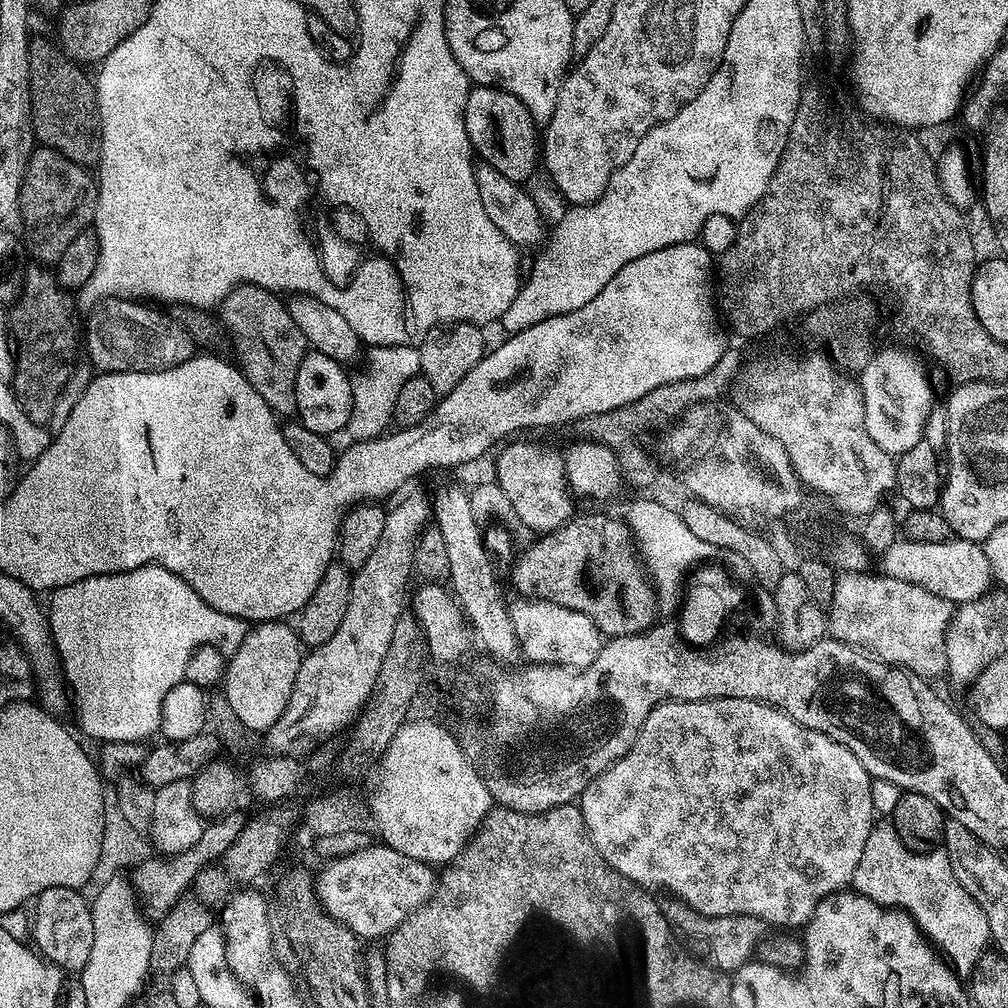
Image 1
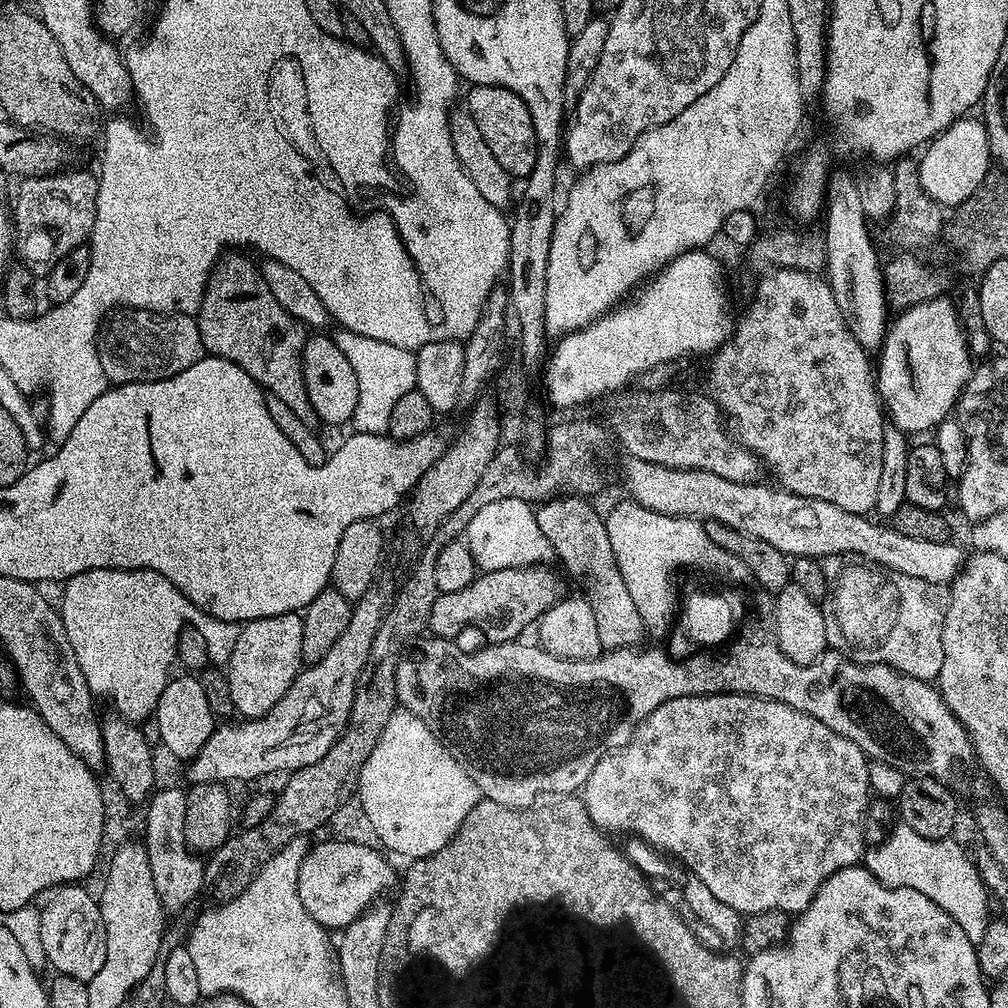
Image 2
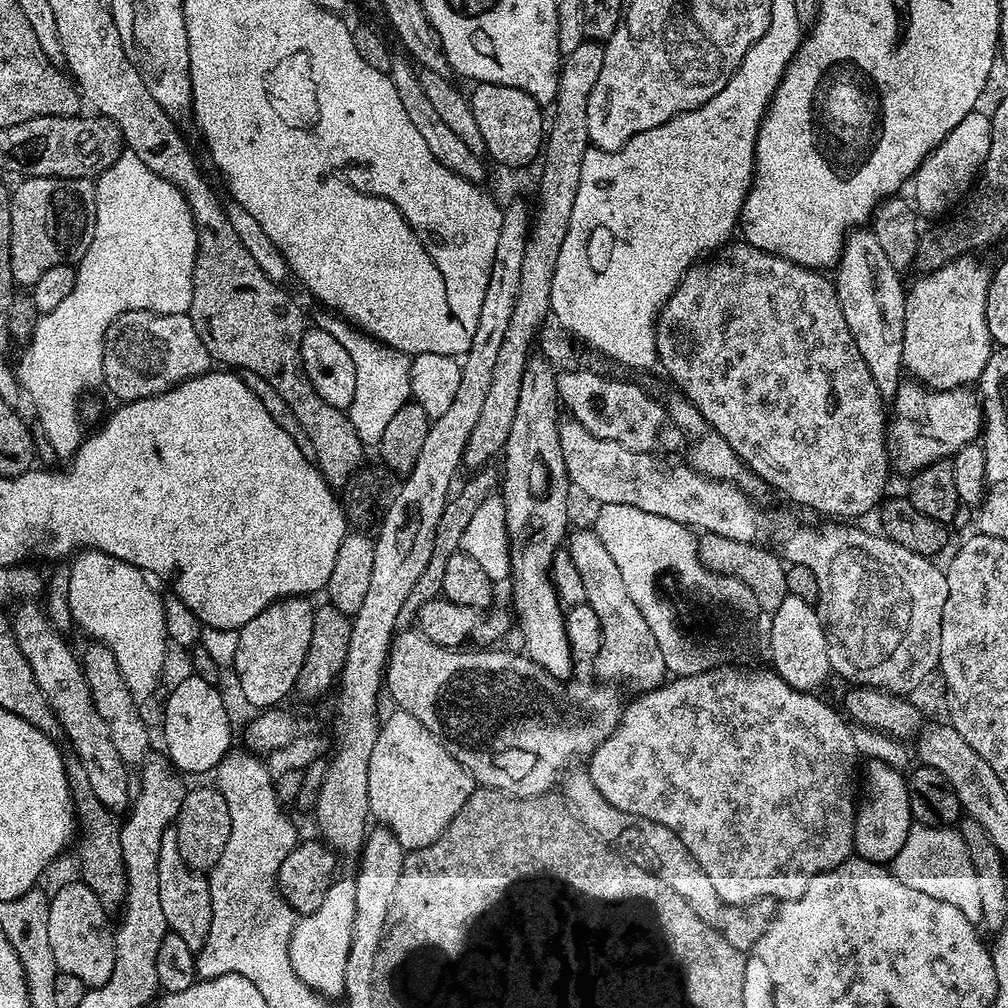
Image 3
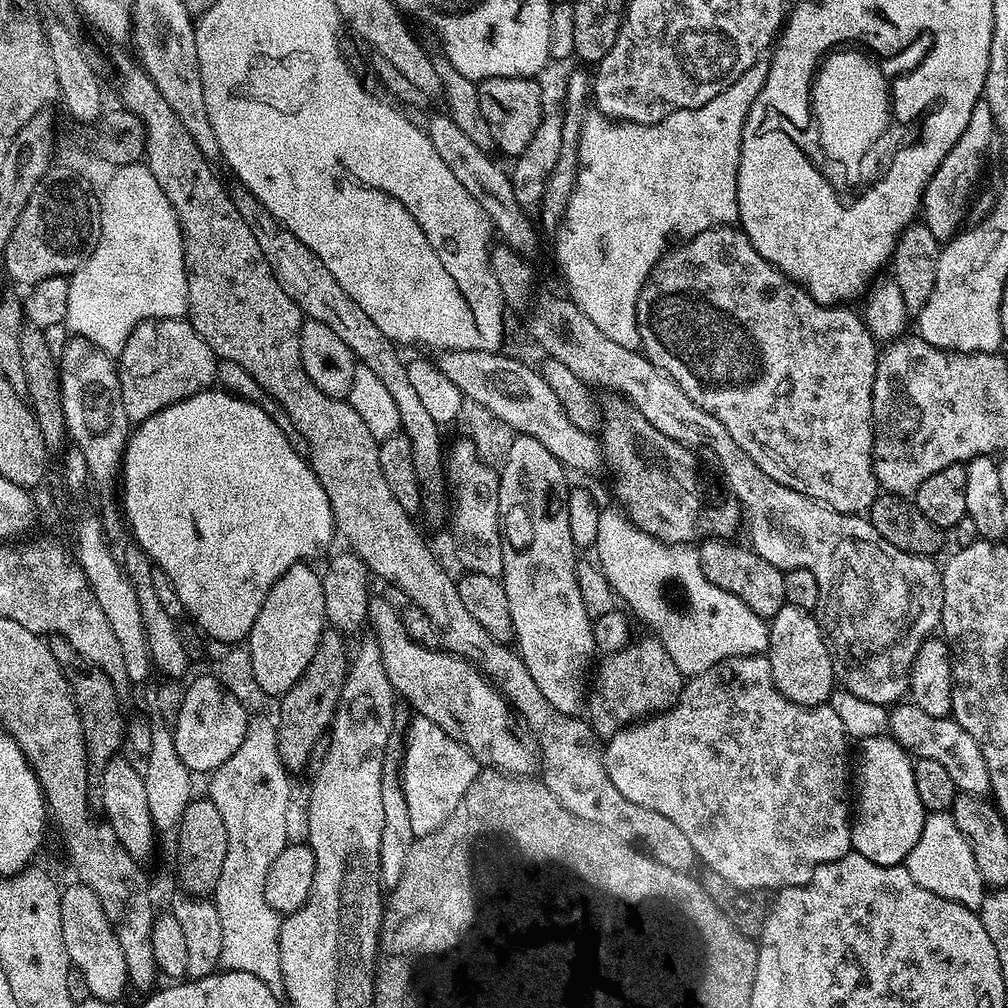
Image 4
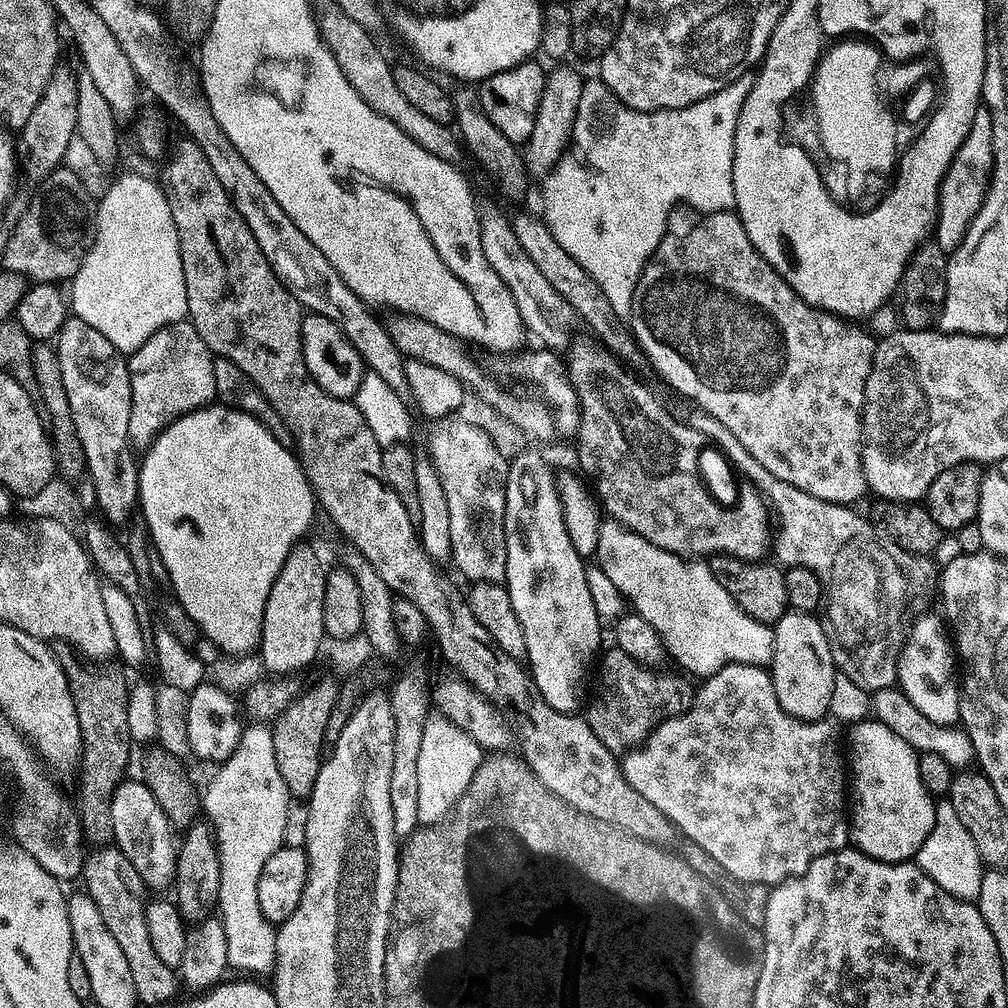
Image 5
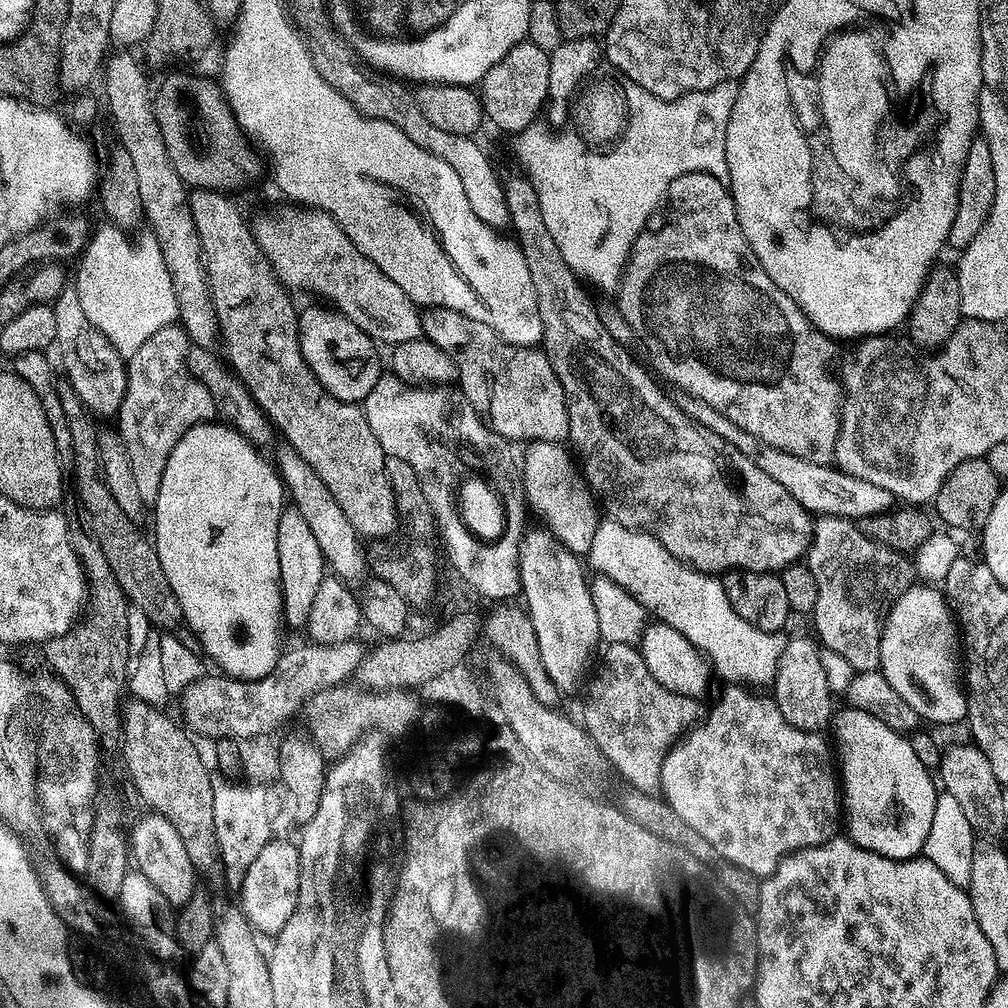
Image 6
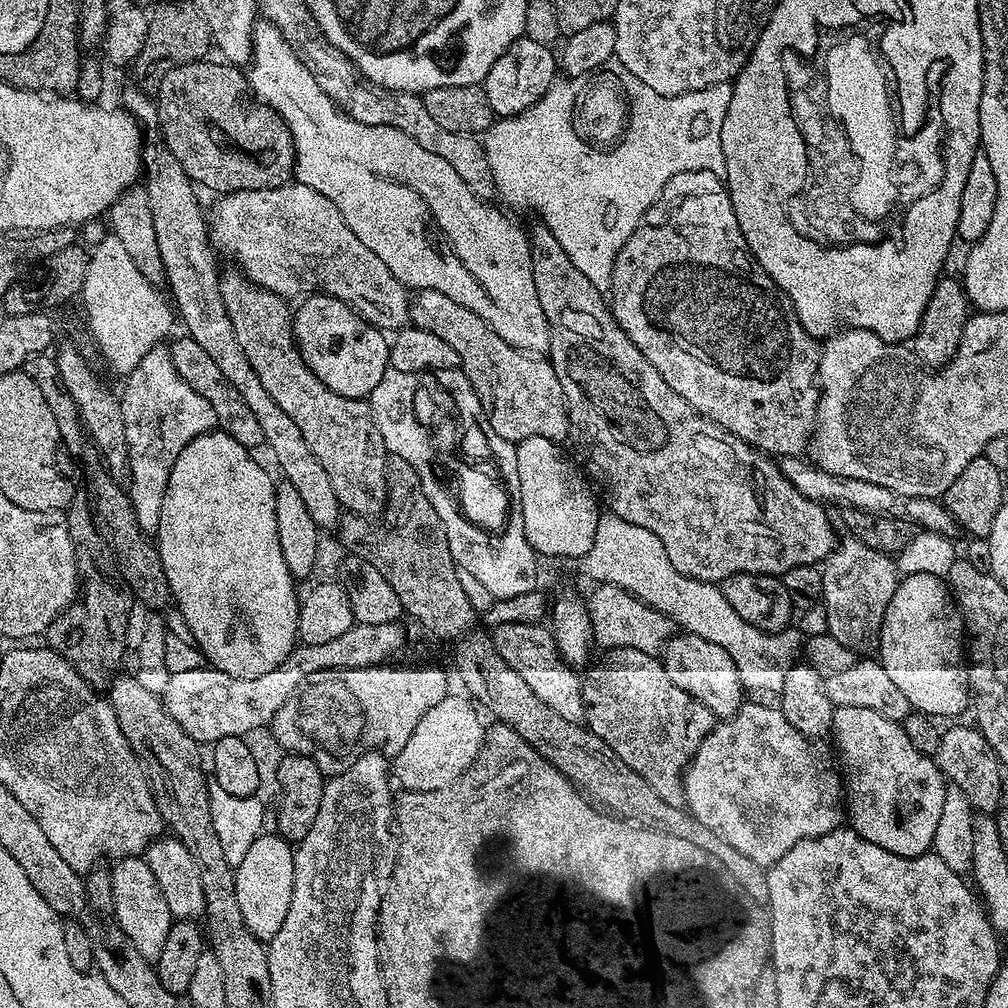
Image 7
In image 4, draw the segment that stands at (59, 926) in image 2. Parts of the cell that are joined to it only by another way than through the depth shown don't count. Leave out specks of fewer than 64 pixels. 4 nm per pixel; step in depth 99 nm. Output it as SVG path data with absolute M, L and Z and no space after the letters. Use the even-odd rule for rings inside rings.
M72 882L68 889L65 887L61 891L60 926L69 965L82 974L89 997L119 1001L124 988L129 987L126 958L122 958L122 946L118 946L118 938L114 938L114 930L110 922L106 922L106 914L102 914L102 902L98 902L98 894L94 894L90 886Z

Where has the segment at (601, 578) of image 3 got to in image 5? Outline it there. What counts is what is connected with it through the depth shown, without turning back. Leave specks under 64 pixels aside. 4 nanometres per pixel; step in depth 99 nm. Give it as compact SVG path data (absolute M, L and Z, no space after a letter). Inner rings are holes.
M615 646L609 647L608 653L603 653L600 664L600 685L596 688L596 697L591 700L586 708L586 719L588 725L594 730L594 734L598 734L598 738L605 744L609 750L617 754L628 754L633 749L641 747L648 736L662 722L666 722L670 718L680 716L691 706L694 699L693 685L688 685L689 681L683 675L667 676L664 670L653 670L639 664L634 658L630 658L630 654L626 654L621 648Z

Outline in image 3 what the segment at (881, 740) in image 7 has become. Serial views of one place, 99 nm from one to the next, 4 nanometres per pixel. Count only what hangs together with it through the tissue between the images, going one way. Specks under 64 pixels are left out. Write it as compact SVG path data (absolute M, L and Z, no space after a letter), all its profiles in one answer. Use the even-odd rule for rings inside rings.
M873 760L868 766L868 773L862 776L862 795L858 800L852 843L859 859L888 866L898 850L902 850L903 843L914 827L908 781L903 771L882 761Z

